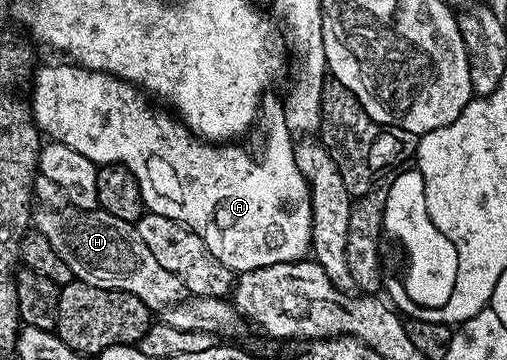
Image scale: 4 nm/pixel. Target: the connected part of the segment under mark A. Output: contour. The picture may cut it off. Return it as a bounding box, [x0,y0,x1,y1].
[31,63,313,275]

